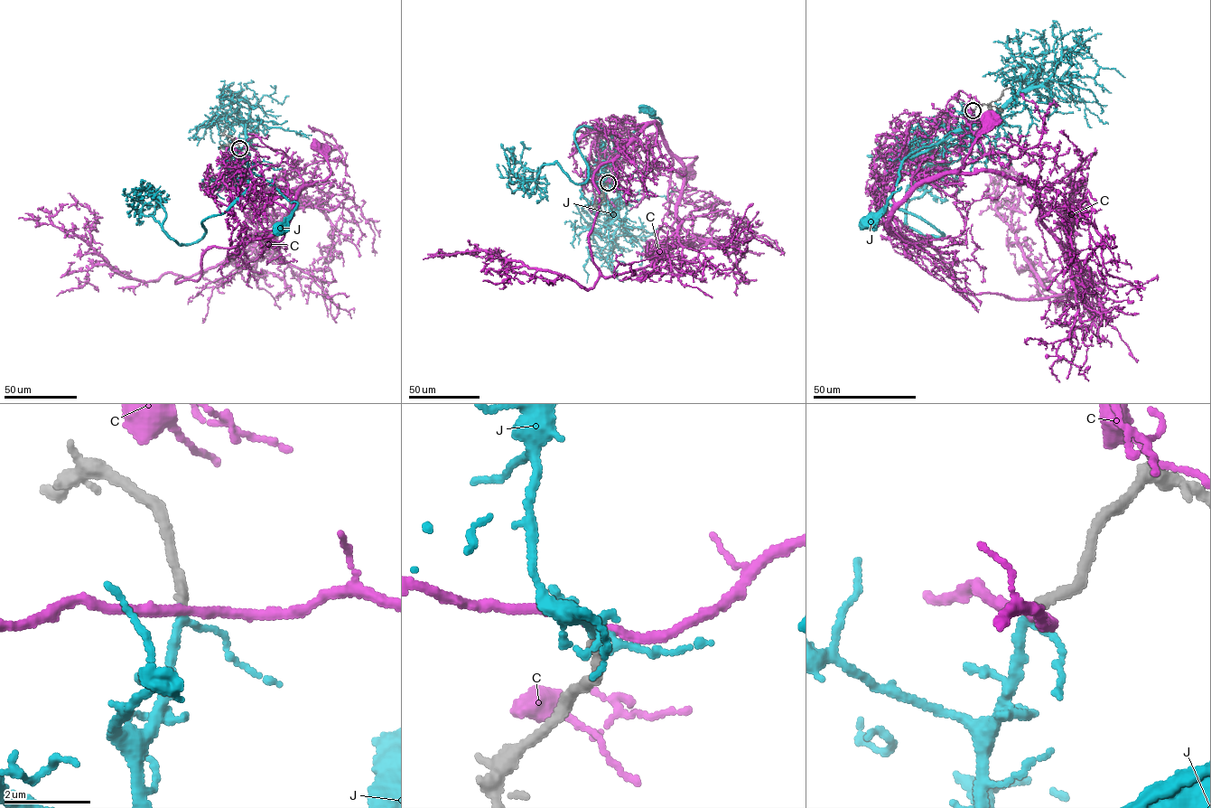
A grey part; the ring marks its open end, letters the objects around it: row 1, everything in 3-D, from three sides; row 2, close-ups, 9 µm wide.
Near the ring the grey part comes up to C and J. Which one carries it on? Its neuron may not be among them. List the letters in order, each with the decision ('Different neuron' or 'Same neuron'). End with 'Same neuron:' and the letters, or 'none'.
C: Different neuron
J: Same neuron
Same neuron: J

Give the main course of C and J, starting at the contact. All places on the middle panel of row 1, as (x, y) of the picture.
C: (608, 183), (589, 168), (591, 145), (599, 133), (633, 139), (654, 121), (673, 154), (696, 157), (680, 173)
J: (607, 183), (616, 181), (617, 161), (628, 136), (641, 127), (661, 123), (644, 108)

